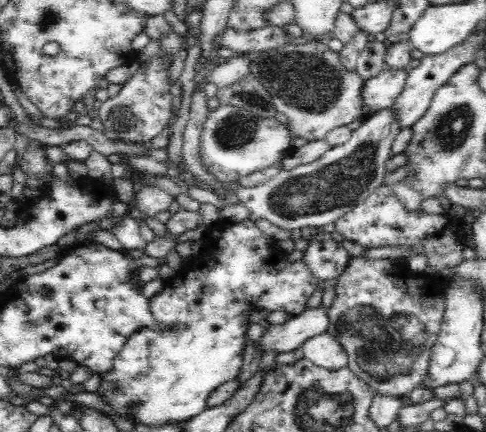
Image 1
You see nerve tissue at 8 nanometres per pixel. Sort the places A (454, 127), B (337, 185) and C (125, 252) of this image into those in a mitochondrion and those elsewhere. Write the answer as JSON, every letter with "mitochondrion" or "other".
{"A":"mitochondrion","B":"mitochondrion","C":"other"}

